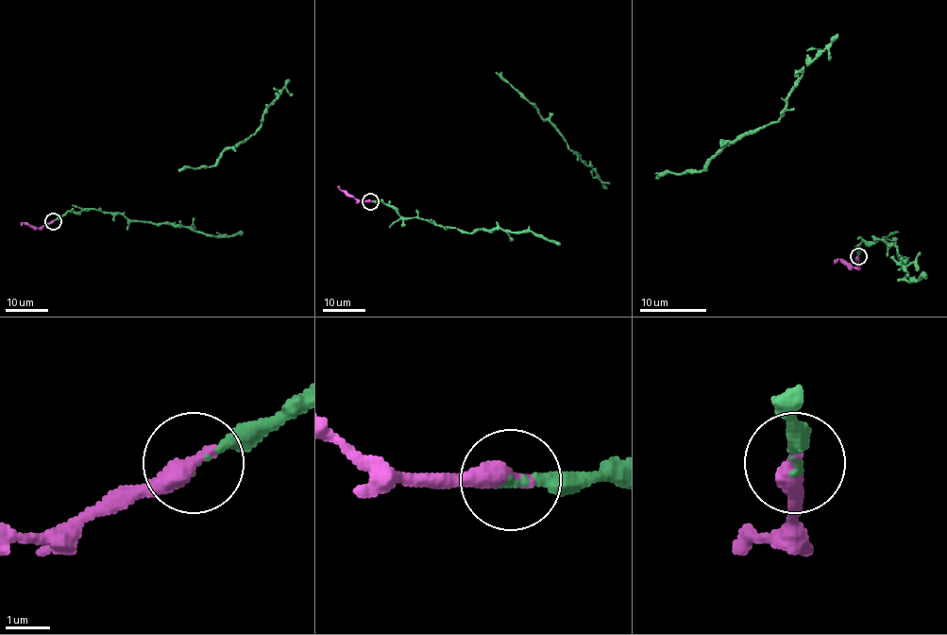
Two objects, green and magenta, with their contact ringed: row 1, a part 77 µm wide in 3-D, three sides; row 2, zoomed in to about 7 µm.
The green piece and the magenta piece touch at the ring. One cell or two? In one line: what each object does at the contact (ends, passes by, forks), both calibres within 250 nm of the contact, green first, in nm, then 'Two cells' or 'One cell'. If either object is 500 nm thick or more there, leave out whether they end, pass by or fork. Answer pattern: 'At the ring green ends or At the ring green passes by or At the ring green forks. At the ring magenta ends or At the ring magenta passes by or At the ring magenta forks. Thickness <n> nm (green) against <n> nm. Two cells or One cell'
Thickness 140 nm (green) against 500 nm. One cell

